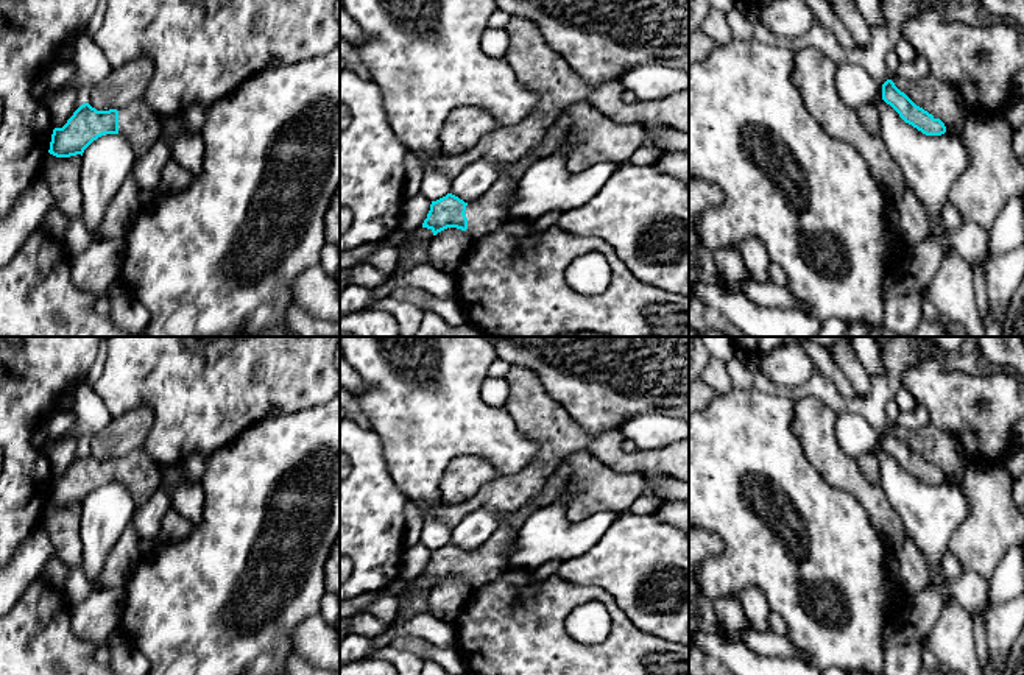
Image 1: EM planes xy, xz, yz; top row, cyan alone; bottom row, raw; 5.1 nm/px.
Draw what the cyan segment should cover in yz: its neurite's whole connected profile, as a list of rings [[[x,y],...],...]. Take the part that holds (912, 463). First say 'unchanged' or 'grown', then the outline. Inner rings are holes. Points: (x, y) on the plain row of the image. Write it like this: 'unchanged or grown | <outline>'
unchanged | [[[892,429],[882,433],[882,449],[890,454],[899,466],[926,485],[941,485],[946,475],[940,468],[916,455]]]

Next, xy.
grown | [[[143,451],[109,460],[97,460],[84,452],[62,477],[53,479],[48,502],[56,507],[83,505],[98,486],[120,483],[140,507],[159,489],[161,480],[161,468]]]

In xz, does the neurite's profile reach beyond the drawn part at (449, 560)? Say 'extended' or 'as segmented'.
extended

